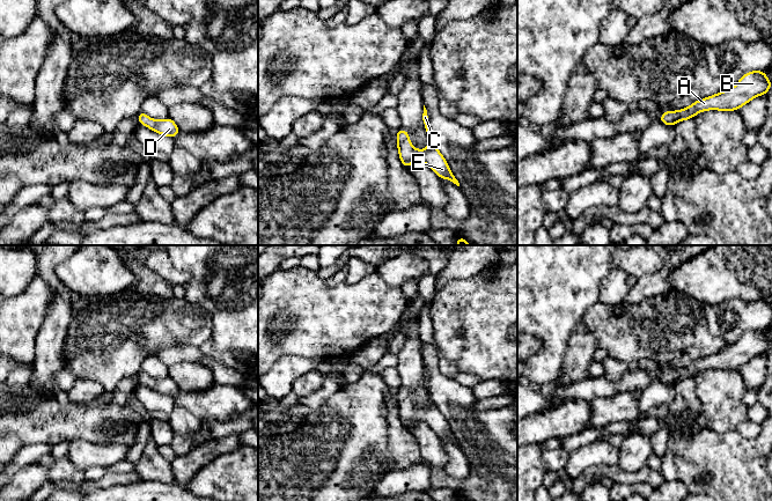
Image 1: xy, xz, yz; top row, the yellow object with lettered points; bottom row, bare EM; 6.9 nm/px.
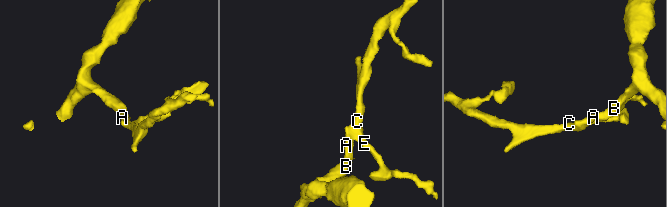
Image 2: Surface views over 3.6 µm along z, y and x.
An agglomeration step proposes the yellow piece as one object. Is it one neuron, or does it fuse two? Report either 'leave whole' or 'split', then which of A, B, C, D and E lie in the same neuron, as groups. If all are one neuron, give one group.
leave whole | A B C D E

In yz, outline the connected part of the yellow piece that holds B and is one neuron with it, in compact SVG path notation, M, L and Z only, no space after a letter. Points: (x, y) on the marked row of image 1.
M751 71L733 86L730 90L723 90L713 96L693 102L689 108L678 111L664 111L660 121L668 126L692 119L697 113L706 110L735 111L759 95L766 95L772 87L764 71Z

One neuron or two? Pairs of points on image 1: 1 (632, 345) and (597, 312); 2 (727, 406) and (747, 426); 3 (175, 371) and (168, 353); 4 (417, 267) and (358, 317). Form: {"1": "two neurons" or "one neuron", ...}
{"1": "one neuron", "2": "two neurons", "3": "two neurons", "4": "two neurons"}

